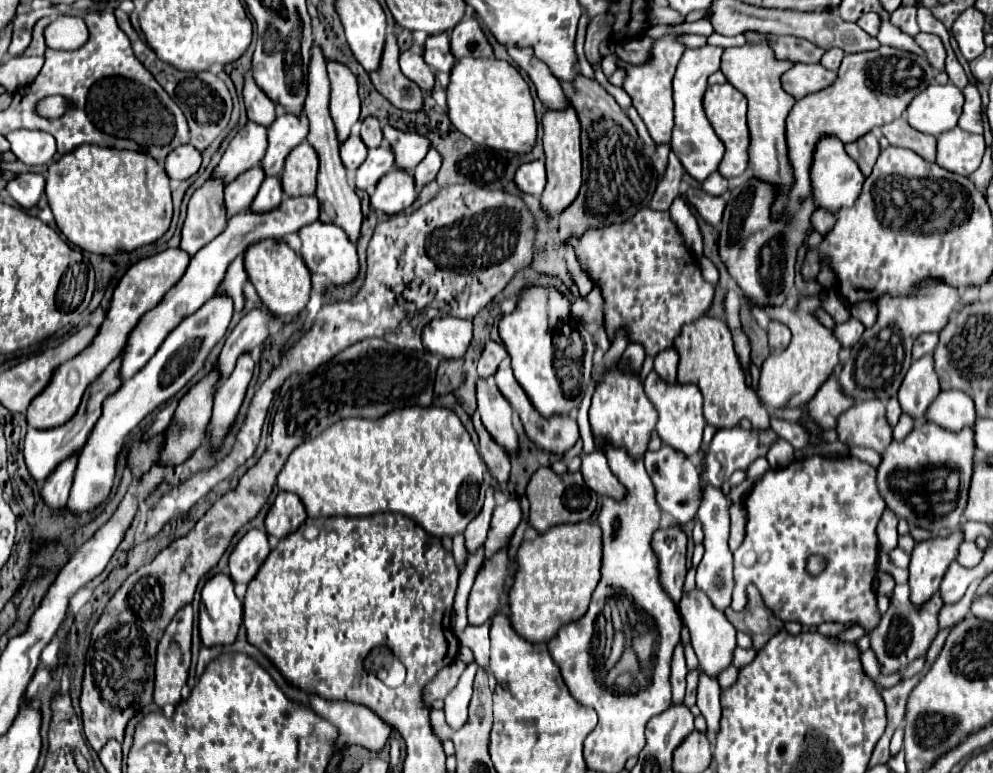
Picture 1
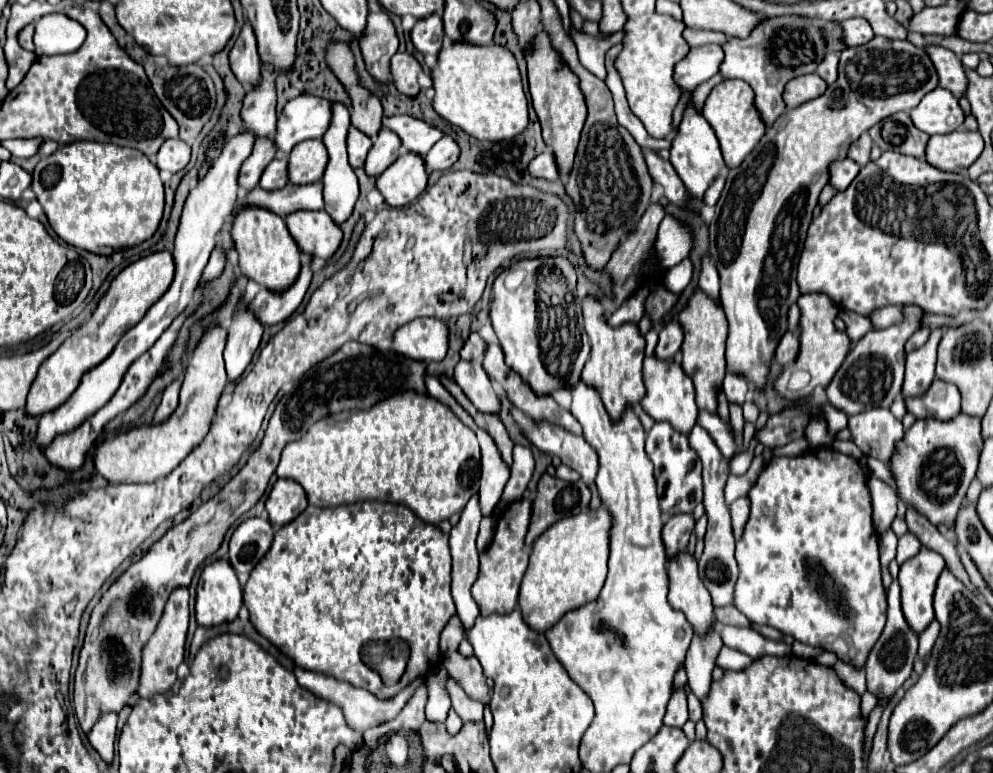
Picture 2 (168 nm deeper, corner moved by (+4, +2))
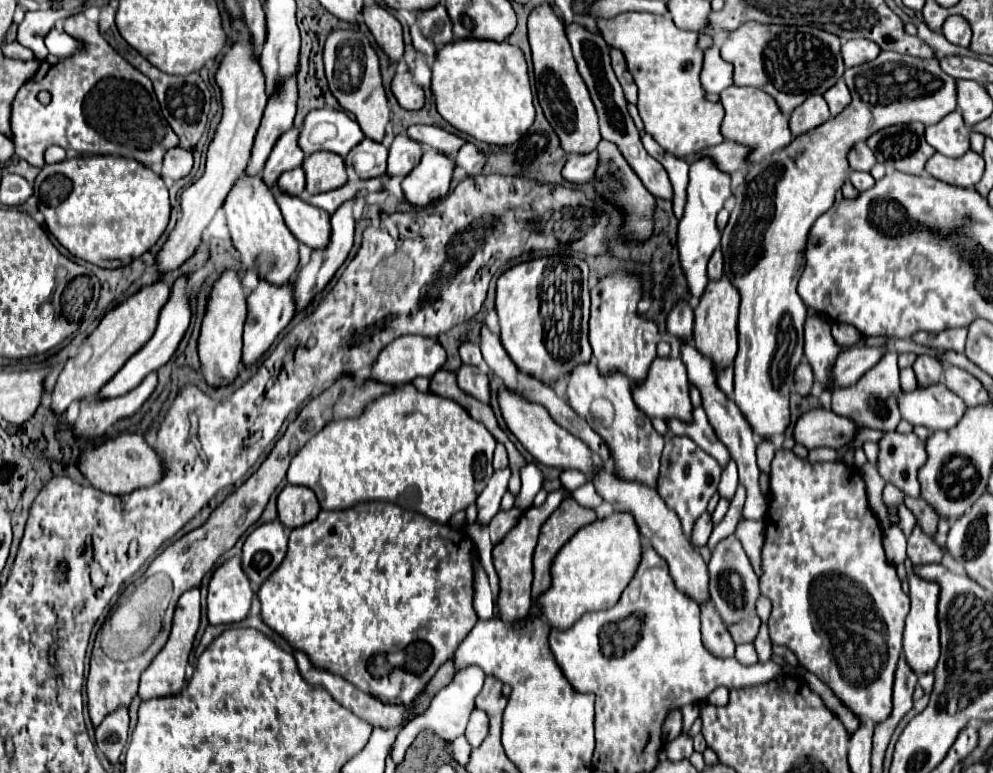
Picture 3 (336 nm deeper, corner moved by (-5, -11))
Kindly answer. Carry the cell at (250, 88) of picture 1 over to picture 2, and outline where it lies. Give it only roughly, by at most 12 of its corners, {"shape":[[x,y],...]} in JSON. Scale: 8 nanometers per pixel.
{"shape":[[248,20],[230,50],[230,66],[248,88],[260,76],[258,44]]}

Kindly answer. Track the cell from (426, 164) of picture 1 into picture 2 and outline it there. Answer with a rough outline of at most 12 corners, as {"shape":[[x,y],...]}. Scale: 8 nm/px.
{"shape":[[444,136],[428,154],[432,170],[448,170],[460,156],[460,146]]}

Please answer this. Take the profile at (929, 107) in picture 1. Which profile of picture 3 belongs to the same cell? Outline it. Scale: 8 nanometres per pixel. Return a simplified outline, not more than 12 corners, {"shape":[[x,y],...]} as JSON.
{"shape":[[959,109],[925,127],[925,139],[947,157],[969,151],[969,127]]}

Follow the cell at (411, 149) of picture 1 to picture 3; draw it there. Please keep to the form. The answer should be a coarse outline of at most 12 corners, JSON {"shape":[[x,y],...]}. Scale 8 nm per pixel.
{"shape":[[411,125],[407,135],[443,155],[465,143],[431,125]]}

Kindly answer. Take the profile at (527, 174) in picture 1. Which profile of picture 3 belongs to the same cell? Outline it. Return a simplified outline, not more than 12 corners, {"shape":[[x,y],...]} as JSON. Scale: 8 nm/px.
{"shape":[[597,151],[569,155],[561,175],[573,185],[593,179]]}

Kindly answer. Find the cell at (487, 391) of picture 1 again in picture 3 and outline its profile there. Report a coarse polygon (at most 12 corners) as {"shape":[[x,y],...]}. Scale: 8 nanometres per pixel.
{"shape":[[473,365],[457,371],[459,387],[489,403],[489,377]]}

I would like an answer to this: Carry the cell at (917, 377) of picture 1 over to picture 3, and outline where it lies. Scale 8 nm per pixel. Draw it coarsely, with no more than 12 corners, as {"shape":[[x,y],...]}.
{"shape":[[929,355],[913,363],[917,387],[935,385],[943,365]]}

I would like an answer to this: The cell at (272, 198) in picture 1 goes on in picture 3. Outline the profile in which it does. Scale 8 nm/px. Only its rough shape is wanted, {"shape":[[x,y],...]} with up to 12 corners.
{"shape":[[301,167],[285,171],[277,187],[281,193],[301,195],[305,173]]}

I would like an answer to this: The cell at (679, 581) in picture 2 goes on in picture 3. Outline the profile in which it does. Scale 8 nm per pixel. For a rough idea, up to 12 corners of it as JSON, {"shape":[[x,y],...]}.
{"shape":[[603,471],[591,481],[669,563],[677,589],[711,601],[707,565],[659,493]]}

